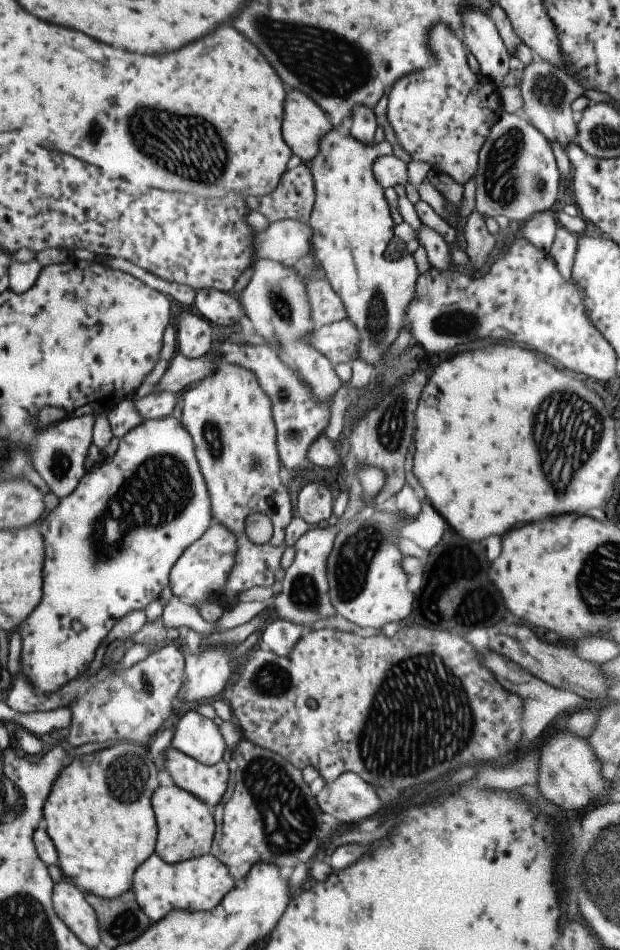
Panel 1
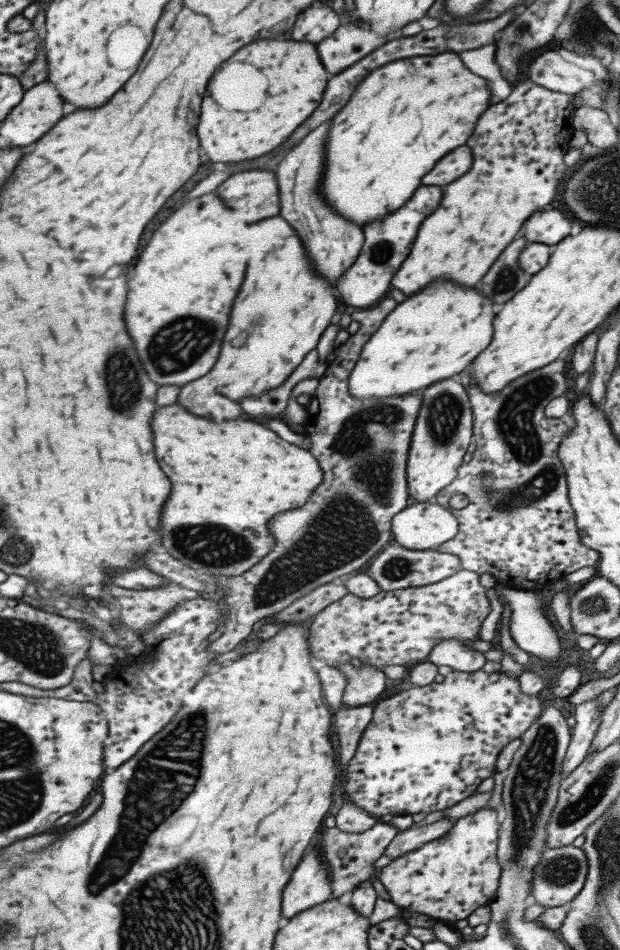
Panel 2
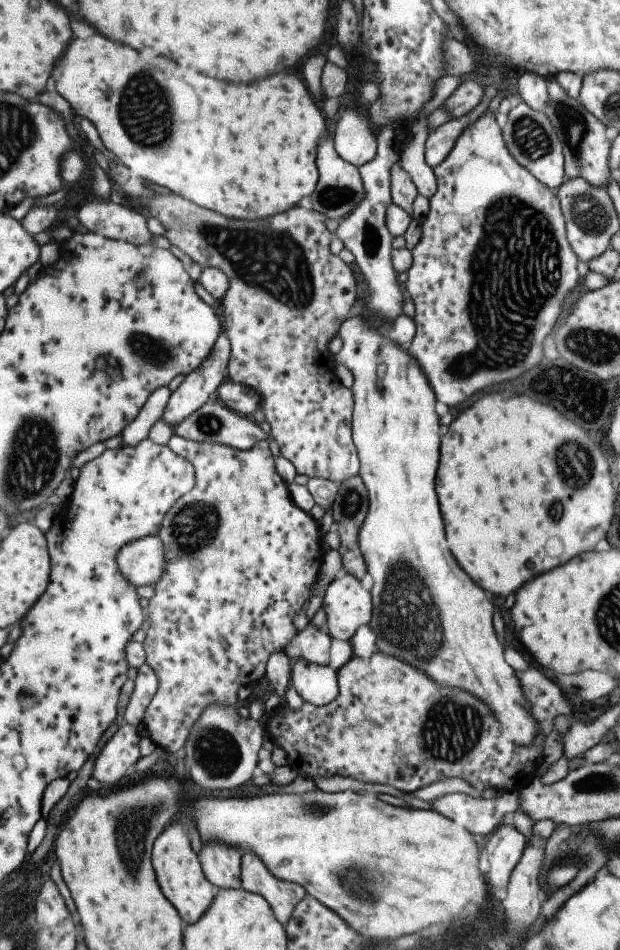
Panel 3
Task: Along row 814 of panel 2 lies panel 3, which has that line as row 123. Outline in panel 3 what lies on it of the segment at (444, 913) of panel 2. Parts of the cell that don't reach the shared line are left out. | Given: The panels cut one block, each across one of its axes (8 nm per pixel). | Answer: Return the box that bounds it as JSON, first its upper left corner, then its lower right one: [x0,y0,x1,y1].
[405,112,579,410]

